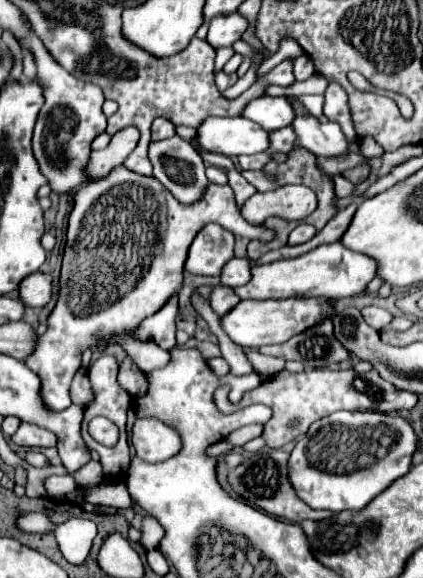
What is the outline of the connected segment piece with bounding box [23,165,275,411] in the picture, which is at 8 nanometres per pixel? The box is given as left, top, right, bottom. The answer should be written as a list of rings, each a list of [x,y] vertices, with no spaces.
[[[121,165],[107,177],[83,185],[73,195],[73,209],[69,213],[67,243],[63,249],[63,265],[59,275],[59,297],[47,317],[47,331],[37,337],[31,355],[23,361],[41,377],[41,399],[49,411],[63,411],[71,405],[69,389],[75,373],[81,367],[81,353],[91,347],[97,337],[111,333],[121,335],[135,329],[143,319],[157,313],[167,299],[179,293],[183,287],[183,265],[187,251],[195,235],[207,223],[217,223],[237,237],[259,239],[261,243],[269,243],[275,237],[275,231],[267,231],[265,225],[255,227],[241,217],[229,185],[209,183],[207,195],[203,195],[199,203],[183,205],[155,177],[139,175]]]

